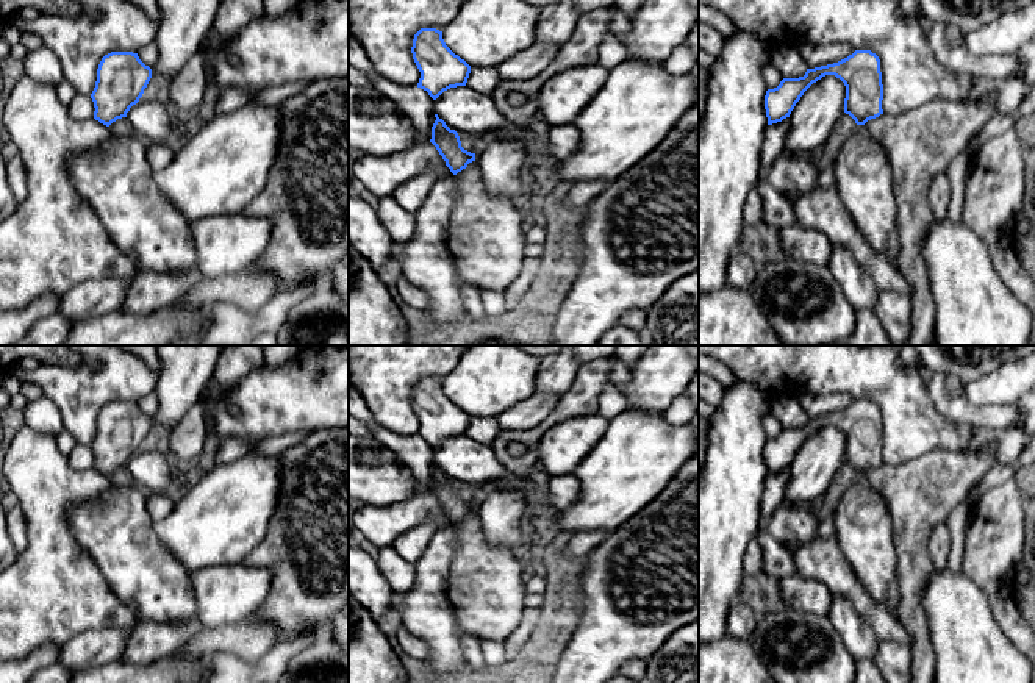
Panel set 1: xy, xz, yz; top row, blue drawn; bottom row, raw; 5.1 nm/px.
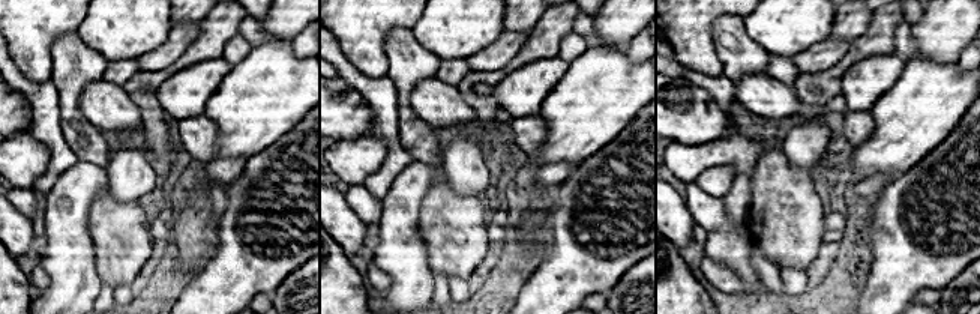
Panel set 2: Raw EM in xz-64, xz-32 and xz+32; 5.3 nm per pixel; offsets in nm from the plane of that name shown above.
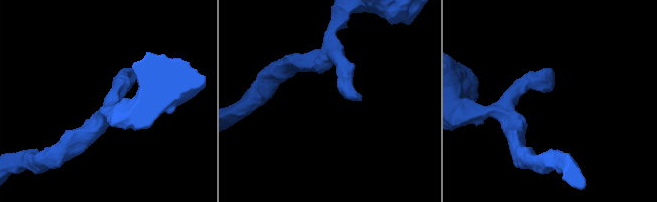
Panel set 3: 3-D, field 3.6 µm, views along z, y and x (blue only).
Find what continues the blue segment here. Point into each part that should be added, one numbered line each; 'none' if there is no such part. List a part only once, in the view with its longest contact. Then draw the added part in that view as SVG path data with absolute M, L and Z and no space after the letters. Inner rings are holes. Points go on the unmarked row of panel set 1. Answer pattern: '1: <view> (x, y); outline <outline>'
none

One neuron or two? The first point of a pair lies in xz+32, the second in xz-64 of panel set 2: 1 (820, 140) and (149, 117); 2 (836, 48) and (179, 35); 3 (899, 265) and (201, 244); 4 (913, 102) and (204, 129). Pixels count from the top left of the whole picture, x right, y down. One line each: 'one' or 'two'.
1: two
2: one
3: two
4: two

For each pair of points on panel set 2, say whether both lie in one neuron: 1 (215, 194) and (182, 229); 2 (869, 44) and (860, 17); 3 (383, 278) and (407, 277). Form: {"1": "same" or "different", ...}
{"1": "same", "2": "different", "3": "different"}

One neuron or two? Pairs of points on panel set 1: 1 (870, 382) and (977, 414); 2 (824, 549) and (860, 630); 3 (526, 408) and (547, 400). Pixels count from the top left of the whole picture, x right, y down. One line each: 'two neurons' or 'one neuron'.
1: two neurons
2: two neurons
3: one neuron

